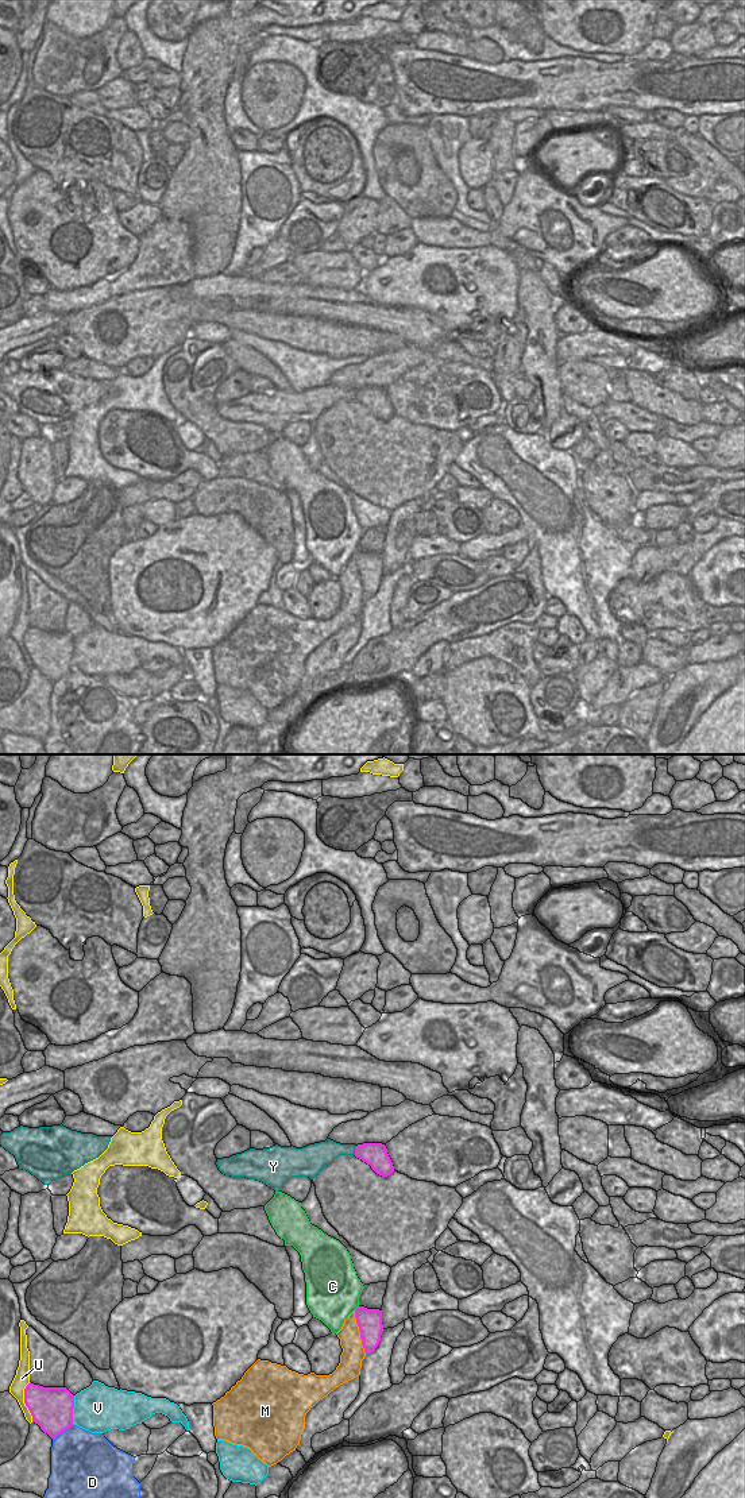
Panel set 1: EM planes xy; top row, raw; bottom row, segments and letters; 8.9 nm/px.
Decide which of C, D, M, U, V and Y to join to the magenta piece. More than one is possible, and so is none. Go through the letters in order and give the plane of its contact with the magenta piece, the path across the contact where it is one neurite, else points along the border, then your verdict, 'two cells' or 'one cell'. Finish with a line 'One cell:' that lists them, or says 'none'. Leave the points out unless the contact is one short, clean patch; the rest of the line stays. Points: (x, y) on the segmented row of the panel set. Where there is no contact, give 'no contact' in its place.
C: xy | two cells
D: xy | two cells
M: xy | two cells
U: xy | two cells
V: xy | two cells
Y: xy | along xy (356, 1146), (354, 1154) | two cells
One cell: none

